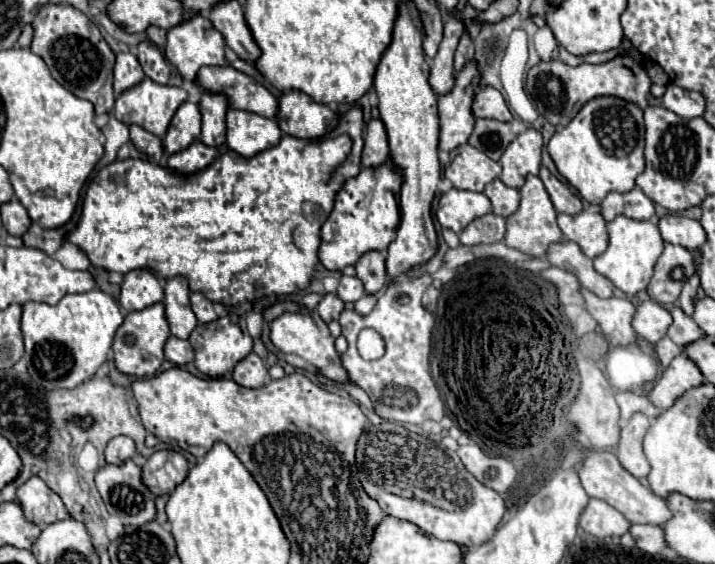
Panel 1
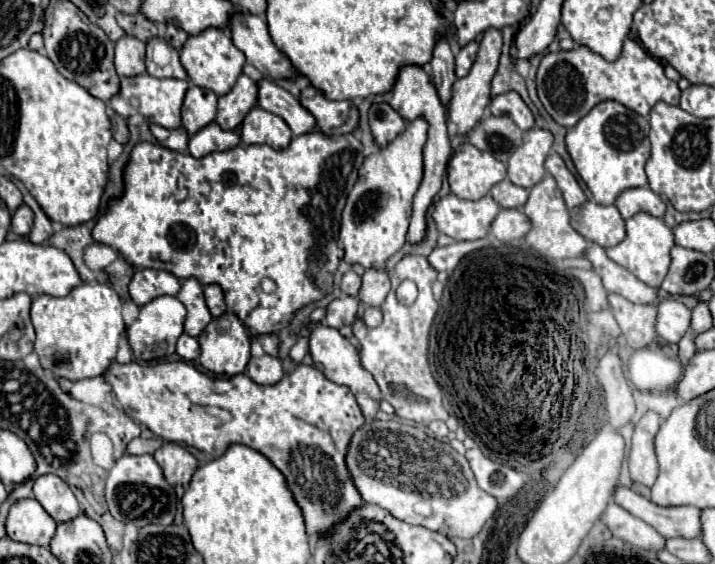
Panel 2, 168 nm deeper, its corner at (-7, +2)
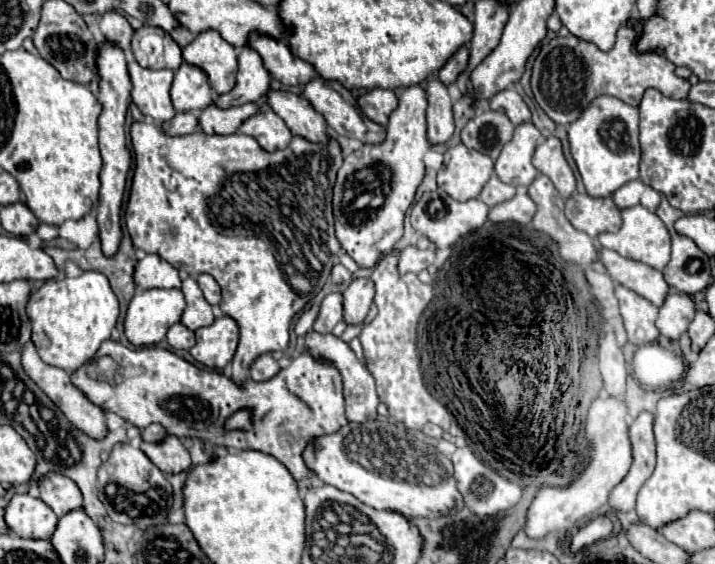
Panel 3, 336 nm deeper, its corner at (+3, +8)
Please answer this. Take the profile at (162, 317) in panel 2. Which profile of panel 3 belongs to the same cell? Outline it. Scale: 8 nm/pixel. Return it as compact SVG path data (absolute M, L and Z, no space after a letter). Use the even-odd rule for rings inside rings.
M138 289L128 305L128 313L124 321L126 337L130 339L132 345L138 345L138 347L158 345L166 337L168 327L180 321L184 307L186 307L186 301L180 289Z

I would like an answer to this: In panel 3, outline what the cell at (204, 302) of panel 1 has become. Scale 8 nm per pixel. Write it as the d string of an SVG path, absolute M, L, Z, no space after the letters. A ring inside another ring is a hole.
M200 275L198 285L200 285L208 303L212 303L212 305L220 303L220 285L216 283L216 279L212 275Z

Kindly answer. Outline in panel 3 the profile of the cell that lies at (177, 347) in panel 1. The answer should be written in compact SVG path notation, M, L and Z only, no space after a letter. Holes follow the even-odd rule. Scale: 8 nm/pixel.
M176 323L168 329L168 343L174 349L190 349L196 343L194 331L186 329L182 323Z

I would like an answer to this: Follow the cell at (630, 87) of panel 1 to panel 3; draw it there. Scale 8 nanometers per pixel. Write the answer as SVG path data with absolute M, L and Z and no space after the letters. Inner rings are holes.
M628 25L620 27L616 45L610 51L600 51L594 43L582 41L574 35L552 39L548 45L542 45L532 67L534 99L546 111L546 115L560 125L576 121L600 95L618 97L632 107L640 105L640 99L648 87L662 91L666 97L686 99L692 87L690 81L676 77L676 65L662 53L638 51L636 41L638 33Z

